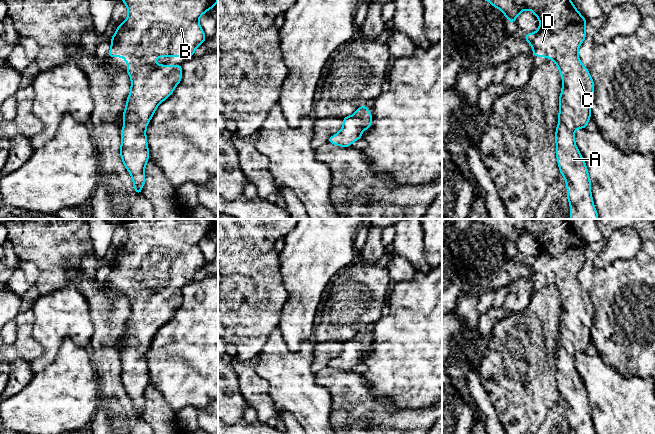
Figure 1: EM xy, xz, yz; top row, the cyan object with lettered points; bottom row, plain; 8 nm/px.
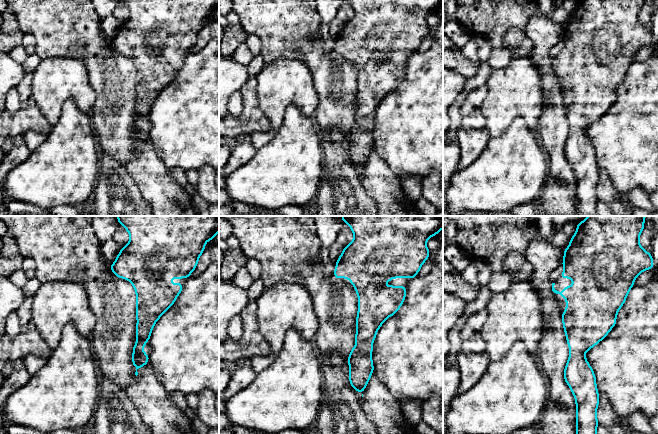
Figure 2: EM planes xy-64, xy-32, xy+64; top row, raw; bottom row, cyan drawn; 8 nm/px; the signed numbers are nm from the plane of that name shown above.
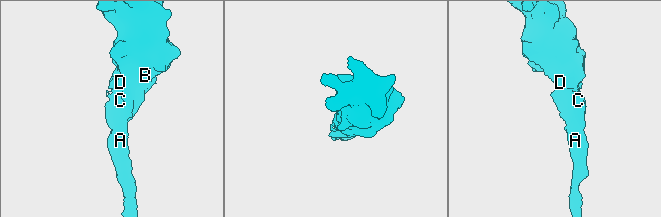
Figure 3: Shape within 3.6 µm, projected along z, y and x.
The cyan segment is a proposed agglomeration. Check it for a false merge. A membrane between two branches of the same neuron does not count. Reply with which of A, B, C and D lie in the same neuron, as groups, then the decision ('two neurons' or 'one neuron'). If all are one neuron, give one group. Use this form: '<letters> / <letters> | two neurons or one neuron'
A B C D | one neuron

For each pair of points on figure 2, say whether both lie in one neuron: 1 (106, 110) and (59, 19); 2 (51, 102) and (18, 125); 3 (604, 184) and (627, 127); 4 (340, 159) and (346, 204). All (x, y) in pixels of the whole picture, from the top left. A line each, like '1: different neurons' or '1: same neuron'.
1: same neuron
2: different neurons
3: different neurons
4: same neuron

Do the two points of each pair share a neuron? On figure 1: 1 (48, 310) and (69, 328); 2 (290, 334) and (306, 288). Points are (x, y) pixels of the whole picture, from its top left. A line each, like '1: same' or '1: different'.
1: same
2: same

